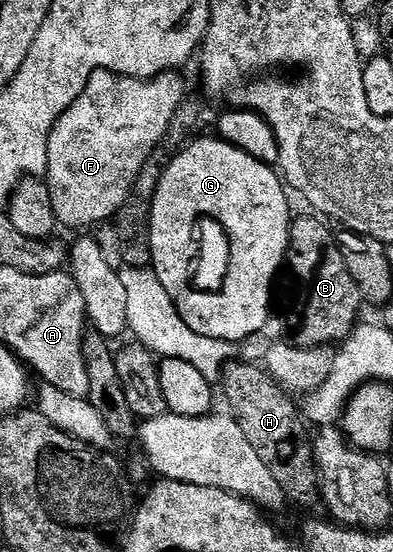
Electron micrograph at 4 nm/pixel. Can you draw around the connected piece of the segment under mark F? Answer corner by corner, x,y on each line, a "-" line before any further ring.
100,68
98,72
93,72
87,82
87,86
79,94
79,98
74,104
53,123
53,129
49,135
49,170
47,173
47,183
51,190
51,202
53,203
53,213
57,215
58,225
69,228
81,228
77,230
89,230
94,226
100,226
112,221
117,215
117,211
127,202
127,198
133,193
133,185
136,184
147,158
159,147
161,140
167,134
167,126
171,118
175,118
175,110
187,99
185,84
180,80
176,71
162,72
160,76
154,76
152,80
136,80
130,76
118,76
116,72
109,72
106,68

